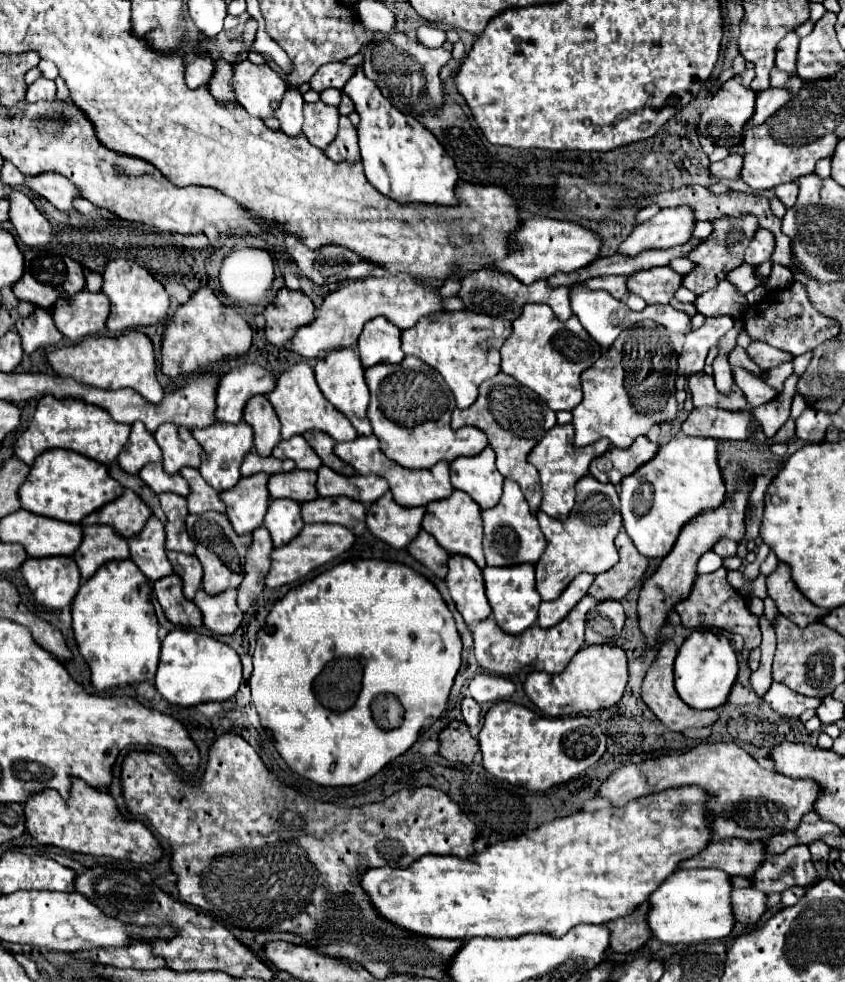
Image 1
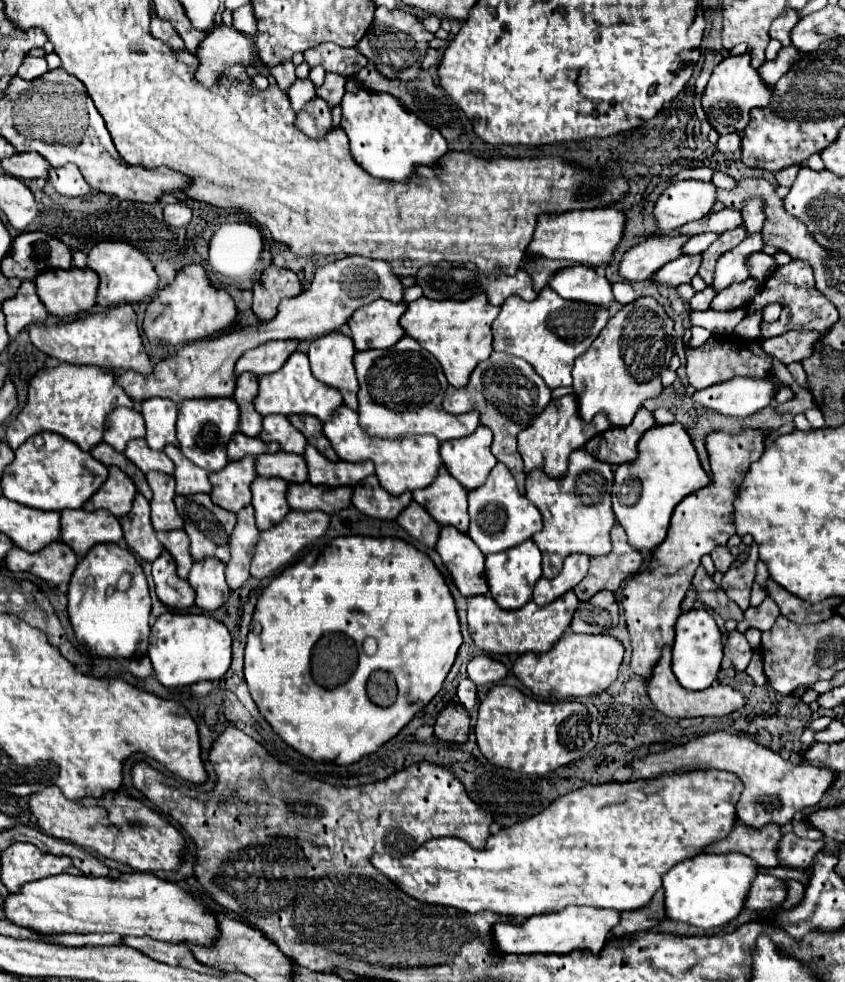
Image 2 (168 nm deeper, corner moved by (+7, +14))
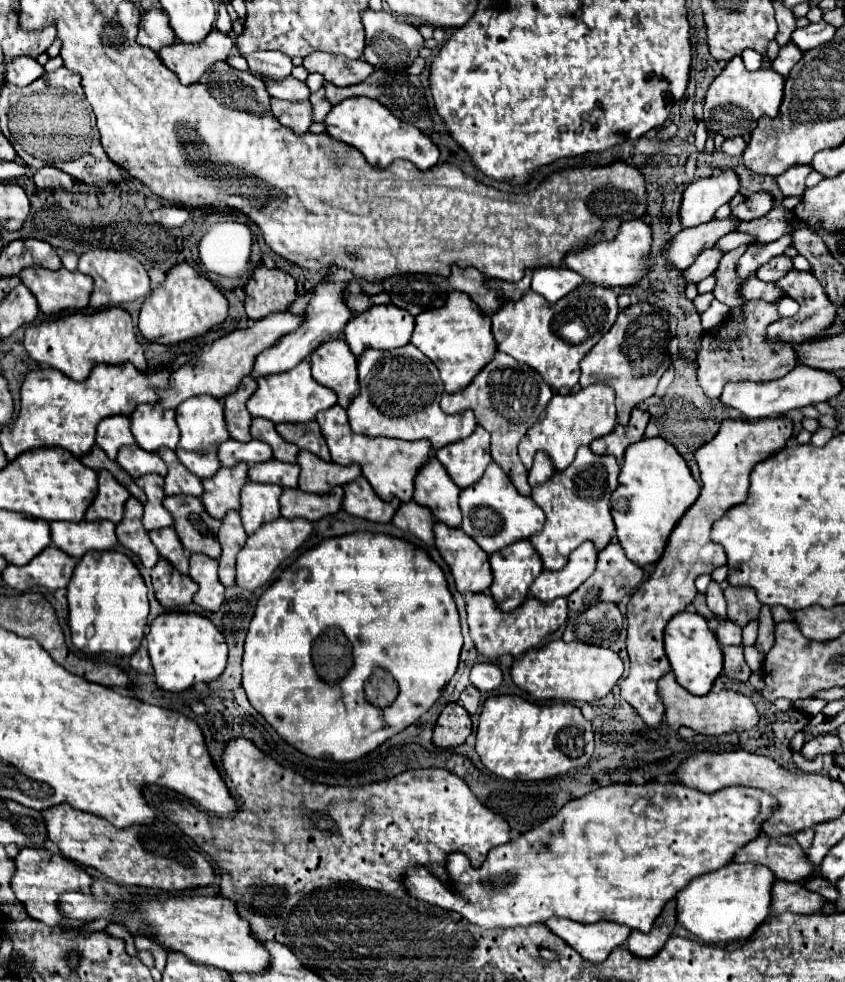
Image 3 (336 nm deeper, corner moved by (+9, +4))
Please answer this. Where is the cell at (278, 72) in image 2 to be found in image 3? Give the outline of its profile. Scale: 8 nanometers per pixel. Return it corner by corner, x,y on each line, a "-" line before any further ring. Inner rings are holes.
260,51
246,57
248,67
254,75
282,79
292,71
292,59
280,51

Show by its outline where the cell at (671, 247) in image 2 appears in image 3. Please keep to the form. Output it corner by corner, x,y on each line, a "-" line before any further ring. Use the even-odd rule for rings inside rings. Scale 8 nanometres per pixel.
730,215
726,219
712,219
710,223
702,223
692,229
682,229
666,245
664,257
668,261
668,267
688,269
694,263
696,255
700,255
700,251
714,247
720,237
736,231
736,223
740,223
740,219
736,219
736,215

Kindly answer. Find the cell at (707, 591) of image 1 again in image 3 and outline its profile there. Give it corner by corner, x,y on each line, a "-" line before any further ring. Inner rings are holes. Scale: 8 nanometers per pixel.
744,647
744,655
746,655
746,663
748,663
748,667
750,667
752,673
756,673
756,671
762,669
762,659
764,657
760,657
760,653
756,651
756,647

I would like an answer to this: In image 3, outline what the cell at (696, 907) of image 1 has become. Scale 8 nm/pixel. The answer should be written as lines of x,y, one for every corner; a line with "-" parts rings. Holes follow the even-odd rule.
730,863
718,871
696,877
678,893
678,923
710,945
726,945
736,939
750,939
770,915
774,871
756,863

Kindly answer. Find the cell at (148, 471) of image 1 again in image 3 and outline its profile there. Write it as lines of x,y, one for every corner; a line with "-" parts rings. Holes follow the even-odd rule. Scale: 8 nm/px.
136,443
120,447
116,461
132,475
132,479
138,479
140,475
146,475
146,473
166,475
166,463
160,459
160,455
148,453
142,447
136,447

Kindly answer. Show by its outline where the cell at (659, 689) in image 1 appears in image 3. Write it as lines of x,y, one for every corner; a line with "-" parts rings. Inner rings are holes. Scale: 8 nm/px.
672,673
664,675
664,679
660,679
660,697
664,699
666,705
666,723
668,725
684,725
694,729
696,733
702,735
724,735
724,733
732,733
732,731
748,731
754,729
760,721
760,715
754,707
754,703
736,691
720,691
720,693
706,693
702,697
696,697
692,693
688,693
684,687
680,687
676,683
676,677

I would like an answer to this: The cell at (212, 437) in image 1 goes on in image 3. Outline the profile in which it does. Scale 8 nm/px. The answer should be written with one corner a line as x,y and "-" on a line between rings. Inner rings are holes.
198,395
192,399
186,399
176,407
176,423
180,429
180,443
176,447
176,455
180,463
194,473
196,477
212,477
220,469
220,461
216,457
218,447
230,439
224,423
224,407
218,399
212,399
212,395

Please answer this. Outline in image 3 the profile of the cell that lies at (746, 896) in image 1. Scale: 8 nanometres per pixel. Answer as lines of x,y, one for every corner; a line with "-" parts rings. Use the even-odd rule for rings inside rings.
776,881
772,889
772,915
780,915
784,911
810,915
820,911
826,899
818,893
808,891
802,883
786,883

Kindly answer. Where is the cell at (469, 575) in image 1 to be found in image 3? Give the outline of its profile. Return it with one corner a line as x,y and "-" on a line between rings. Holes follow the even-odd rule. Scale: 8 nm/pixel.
436,521
434,539
436,549
448,563
460,593
482,593
490,587
492,569
488,555
484,555
484,551
480,551
480,547
476,547
460,527
444,527
444,523

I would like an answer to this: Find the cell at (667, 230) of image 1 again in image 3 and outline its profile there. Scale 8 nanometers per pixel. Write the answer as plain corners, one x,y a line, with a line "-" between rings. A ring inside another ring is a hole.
722,171
718,175
698,179
684,191
680,221
684,227
696,227
714,219
714,213
740,191
740,179
734,171

